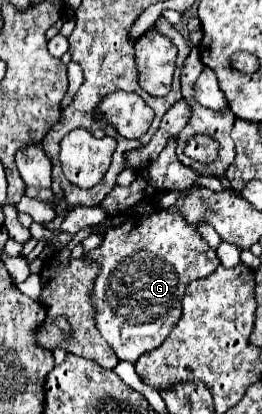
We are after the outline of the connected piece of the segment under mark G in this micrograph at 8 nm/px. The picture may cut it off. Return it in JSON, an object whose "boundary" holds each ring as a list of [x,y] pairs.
{"boundary":[[[171,210],[129,218],[125,224],[109,230],[103,236],[103,244],[97,250],[87,252],[85,260],[95,260],[101,266],[101,274],[97,276],[91,294],[91,302],[97,310],[97,330],[111,344],[117,358],[131,364],[135,364],[139,356],[159,348],[165,342],[179,320],[185,286],[193,280],[207,278],[219,266],[215,250],[205,240],[201,240],[199,232],[187,224],[179,212]]]}

